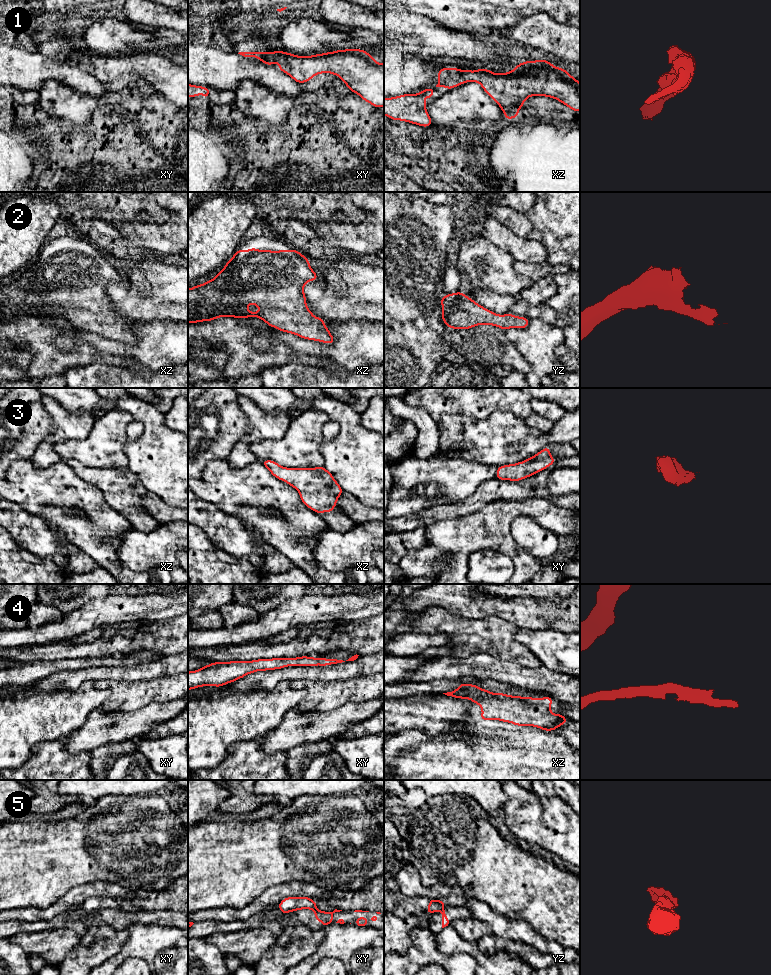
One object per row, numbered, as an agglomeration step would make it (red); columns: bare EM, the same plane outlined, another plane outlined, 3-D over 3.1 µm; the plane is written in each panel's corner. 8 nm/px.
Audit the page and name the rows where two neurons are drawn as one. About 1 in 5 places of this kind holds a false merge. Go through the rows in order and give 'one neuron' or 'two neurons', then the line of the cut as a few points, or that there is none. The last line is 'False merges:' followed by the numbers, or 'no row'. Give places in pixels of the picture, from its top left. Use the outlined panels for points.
1: one neuron | no cut
2: one neuron | no cut
3: one neuron | no cut
4: one neuron | no cut
5: two neurons | yz (443, 908), (439, 910)
False merges: 5

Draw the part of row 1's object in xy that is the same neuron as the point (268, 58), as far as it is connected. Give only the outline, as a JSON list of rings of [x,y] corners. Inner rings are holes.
[[[344,49],[311,56],[297,56],[284,51],[239,52],[244,57],[255,57],[266,65],[276,61],[279,70],[289,75],[297,83],[305,83],[321,73],[334,74],[341,78],[348,89],[376,108],[384,107],[384,63],[377,63],[374,57],[362,49]]]

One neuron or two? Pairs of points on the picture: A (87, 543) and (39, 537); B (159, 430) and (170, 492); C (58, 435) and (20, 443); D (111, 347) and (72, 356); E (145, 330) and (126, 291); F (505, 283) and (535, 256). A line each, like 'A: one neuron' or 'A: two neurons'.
A: two neurons
B: one neuron
C: two neurons
D: two neurons
E: two neurons
F: two neurons

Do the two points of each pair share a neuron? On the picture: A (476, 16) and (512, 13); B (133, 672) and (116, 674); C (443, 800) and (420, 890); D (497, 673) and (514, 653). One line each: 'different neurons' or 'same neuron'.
A: same neuron
B: same neuron
C: different neurons
D: different neurons

